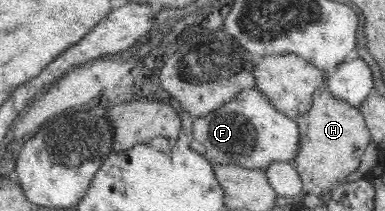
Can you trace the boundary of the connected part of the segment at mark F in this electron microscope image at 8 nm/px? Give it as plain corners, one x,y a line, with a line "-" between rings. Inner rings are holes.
219,109
194,119
193,137
205,146
206,159
212,166
235,164
235,166
245,167
245,164
235,160
235,156
245,156
245,158
251,156
256,144
255,127
249,123
249,120
237,112

